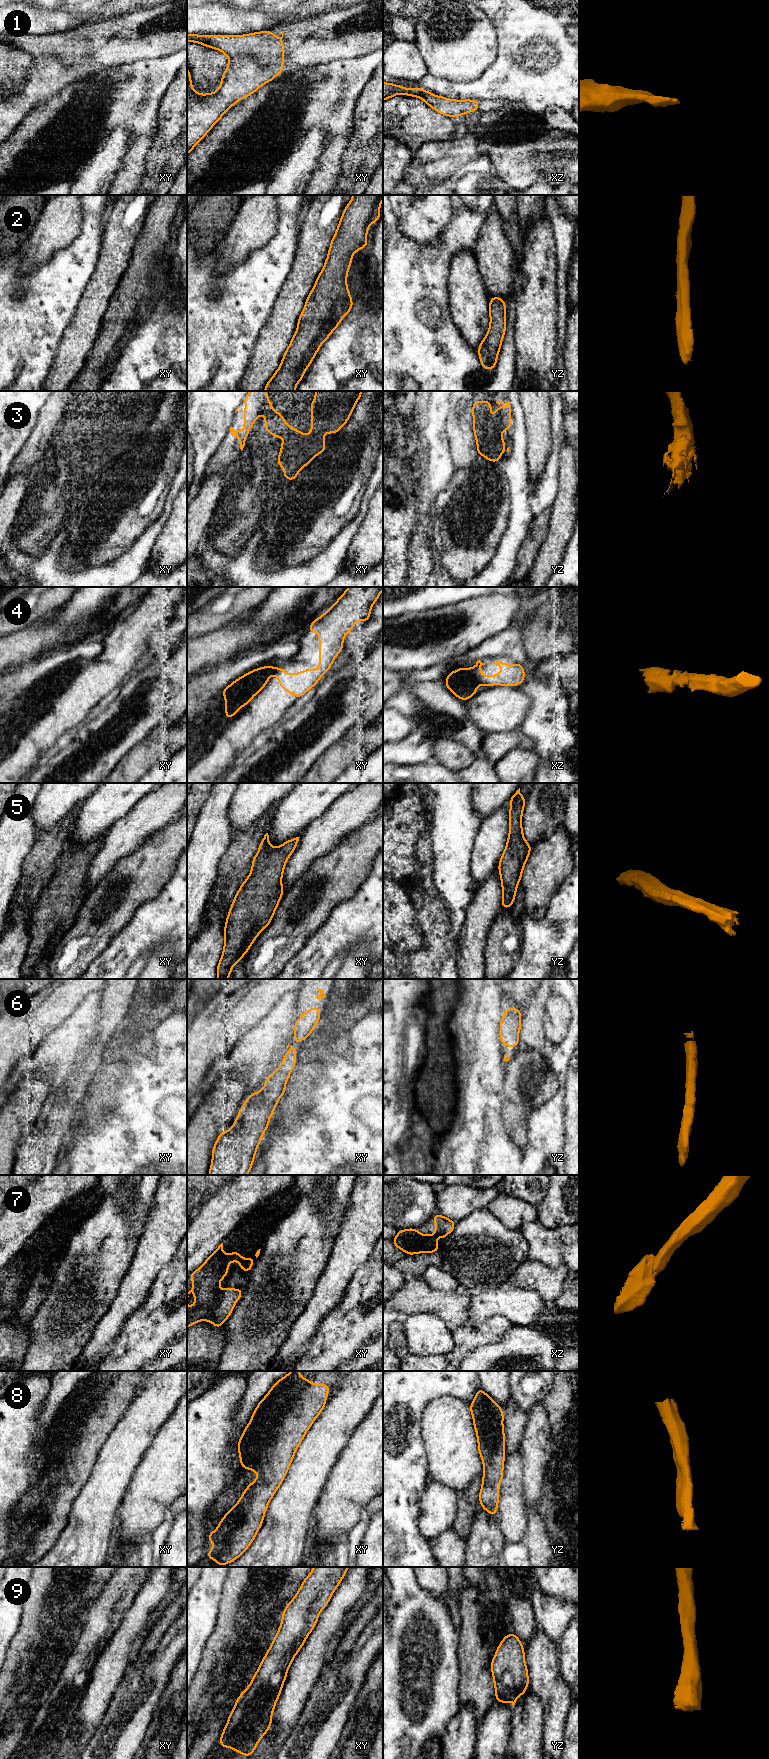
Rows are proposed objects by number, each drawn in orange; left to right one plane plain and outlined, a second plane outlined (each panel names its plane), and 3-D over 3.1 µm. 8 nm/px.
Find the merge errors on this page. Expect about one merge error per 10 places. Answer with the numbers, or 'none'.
none

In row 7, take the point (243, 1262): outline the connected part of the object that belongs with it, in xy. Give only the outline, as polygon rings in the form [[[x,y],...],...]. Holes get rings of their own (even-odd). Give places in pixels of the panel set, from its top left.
[[[221,1243],[202,1266],[189,1275],[188,1278],[194,1282],[194,1286],[188,1294],[195,1293],[195,1305],[190,1307],[187,1304],[187,1328],[201,1320],[211,1322],[217,1329],[221,1327],[243,1293],[241,1288],[221,1290],[218,1288],[222,1278],[229,1274],[228,1265],[232,1261],[238,1261],[243,1272],[250,1272],[260,1250],[248,1260],[244,1255],[241,1258],[238,1251],[225,1257]]]

